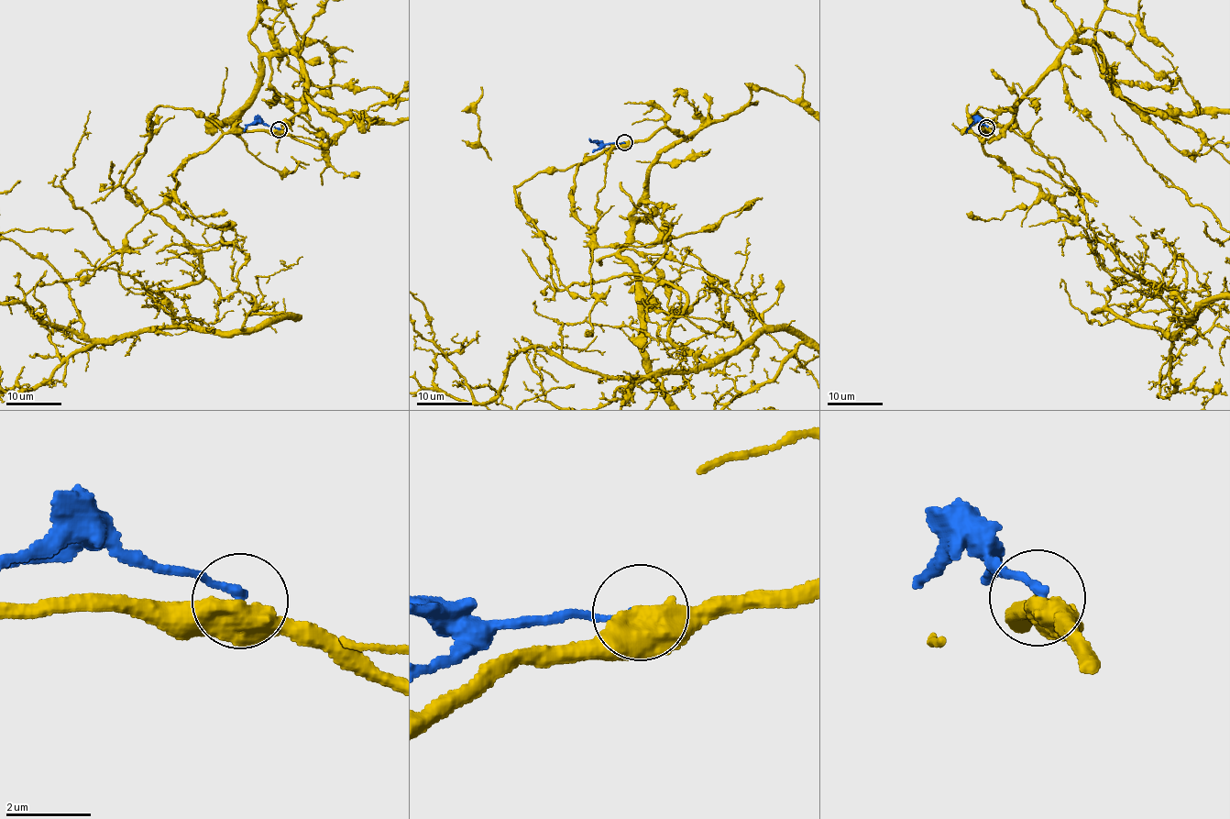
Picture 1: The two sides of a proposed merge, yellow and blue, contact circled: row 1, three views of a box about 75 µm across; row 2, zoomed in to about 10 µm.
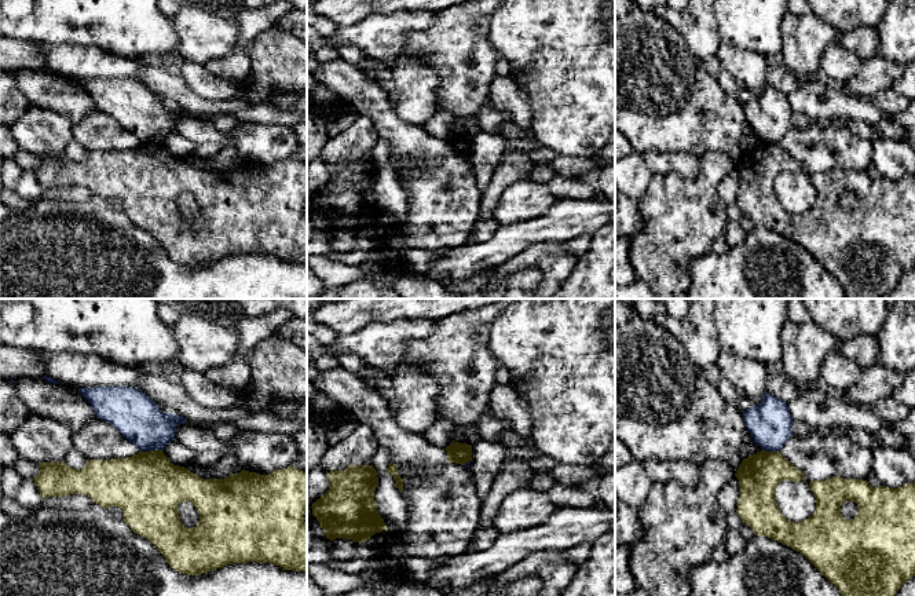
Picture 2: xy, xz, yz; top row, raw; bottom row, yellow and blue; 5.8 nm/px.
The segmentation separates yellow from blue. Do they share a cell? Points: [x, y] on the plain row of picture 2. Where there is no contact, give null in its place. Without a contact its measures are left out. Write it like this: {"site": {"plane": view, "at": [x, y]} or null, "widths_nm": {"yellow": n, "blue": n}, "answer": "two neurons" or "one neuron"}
{"site": {"plane": "xy", "at": [150, 142]}, "widths_nm": {"yellow": 400, "blue": 260}, "answer": "two neurons"}

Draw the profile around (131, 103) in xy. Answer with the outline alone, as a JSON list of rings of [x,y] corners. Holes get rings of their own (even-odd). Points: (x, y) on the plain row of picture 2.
[[[92,78],[78,80],[91,95],[98,110],[111,116],[140,143],[162,142],[175,131],[176,118],[187,111],[179,106],[162,105],[153,91],[133,78]]]

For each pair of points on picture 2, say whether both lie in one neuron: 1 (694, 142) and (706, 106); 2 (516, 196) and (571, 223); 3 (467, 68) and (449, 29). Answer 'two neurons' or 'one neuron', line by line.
1: one neuron
2: two neurons
3: one neuron

